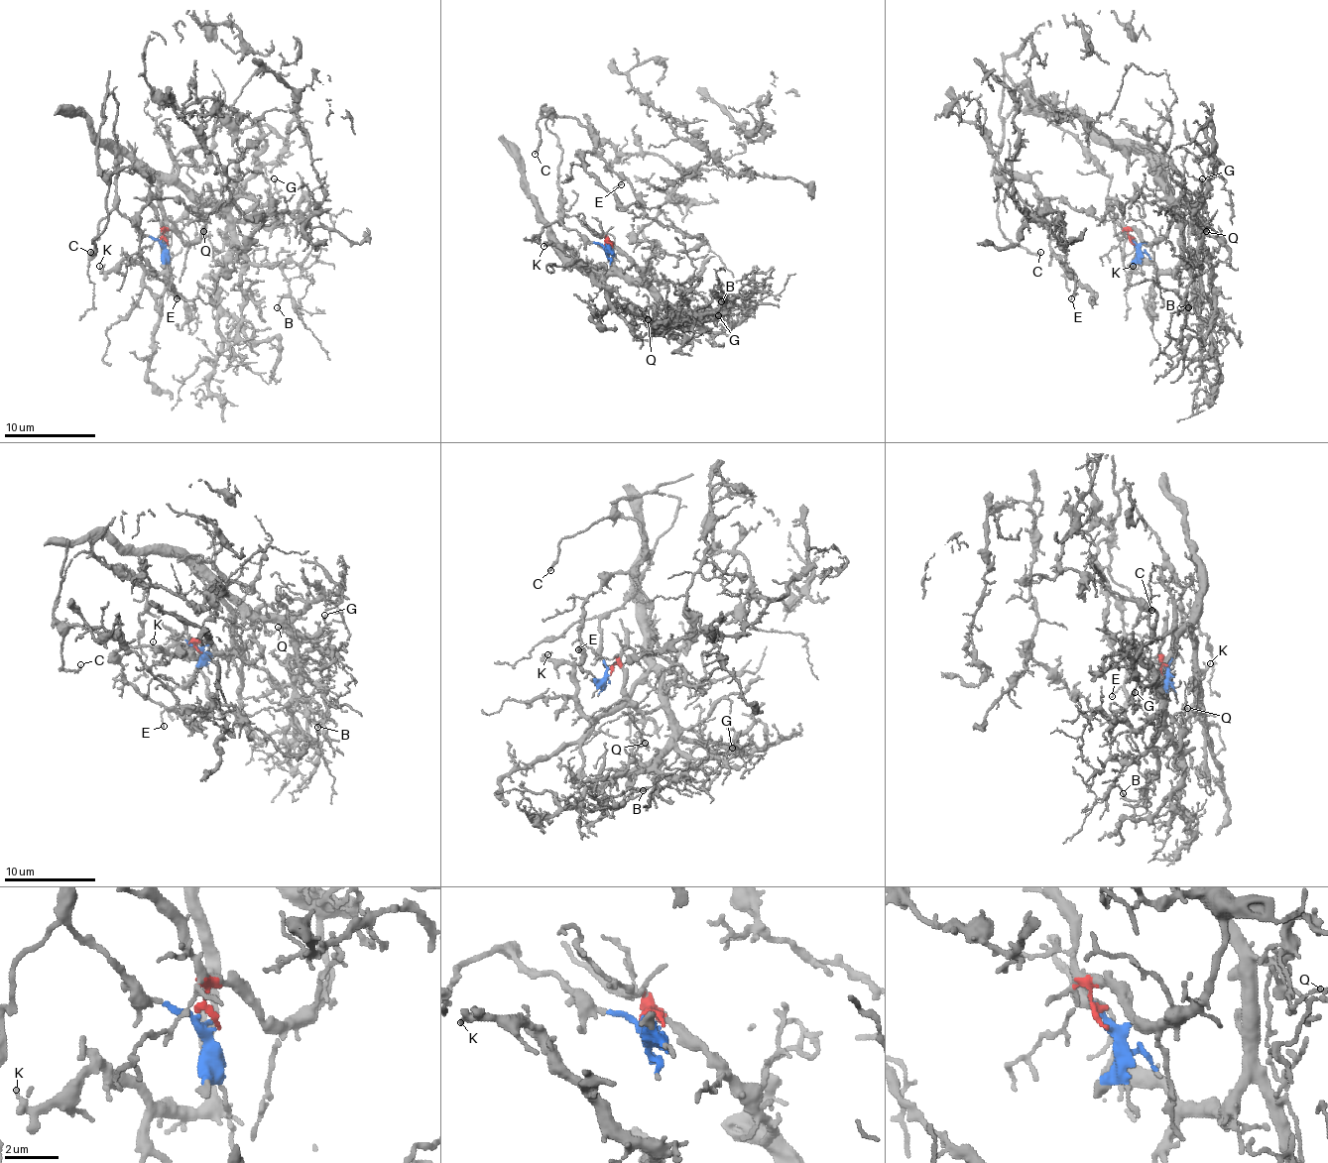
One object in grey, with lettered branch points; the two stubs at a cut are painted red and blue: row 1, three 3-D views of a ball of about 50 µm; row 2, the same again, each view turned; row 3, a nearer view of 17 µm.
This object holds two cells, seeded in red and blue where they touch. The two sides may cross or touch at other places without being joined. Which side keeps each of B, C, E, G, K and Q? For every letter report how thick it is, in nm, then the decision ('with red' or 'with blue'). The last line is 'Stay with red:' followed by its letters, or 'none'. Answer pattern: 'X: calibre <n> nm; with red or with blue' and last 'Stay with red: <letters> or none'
B: calibre 90 nm; with red
C: calibre 190 nm; with blue
E: calibre 140 nm; with blue
G: calibre 110 nm; with red
K: calibre 170 nm; with red
Q: calibre 80 nm; with red
Stay with red: B, G, K, Q

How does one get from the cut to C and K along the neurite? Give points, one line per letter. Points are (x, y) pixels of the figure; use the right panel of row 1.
C: (1135, 244), (1109, 210), (1109, 175), (1023, 94), (1003, 126), (996, 158), (998, 226), (1031, 254), (1041, 251)
K: (1135, 244), (1130, 231), (1157, 242), (1168, 226), (1173, 208), (1161, 180), (1180, 231), (1177, 267), (1132, 265)

